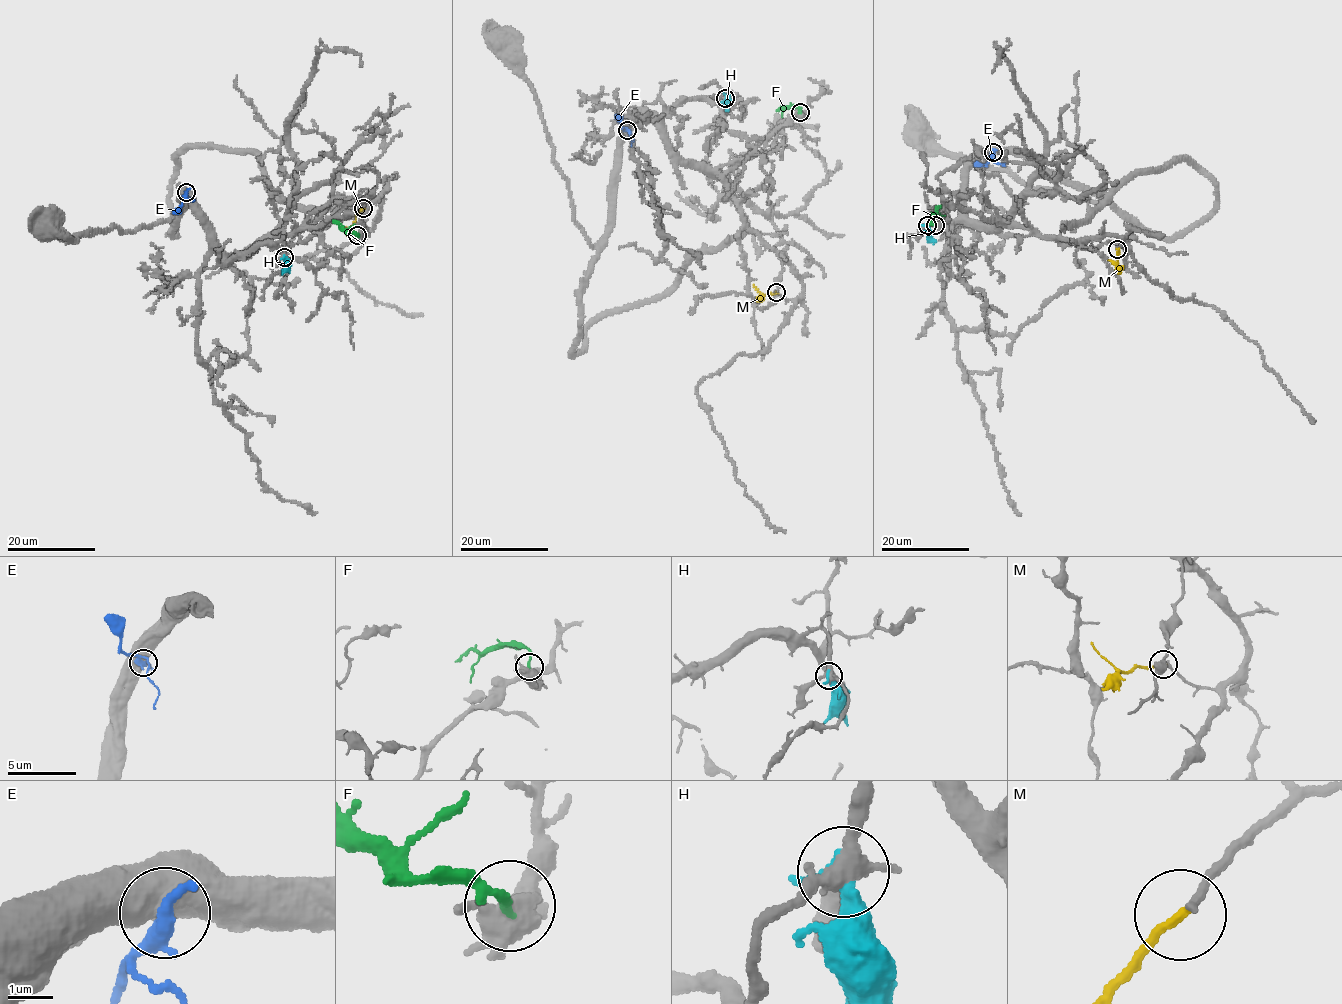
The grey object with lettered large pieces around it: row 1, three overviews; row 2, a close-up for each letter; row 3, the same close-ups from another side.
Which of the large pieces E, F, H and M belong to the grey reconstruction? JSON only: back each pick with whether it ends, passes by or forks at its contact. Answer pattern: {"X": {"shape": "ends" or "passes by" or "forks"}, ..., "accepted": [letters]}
{"M": {"shape": "ends"}, "accepted": ["M"]}

